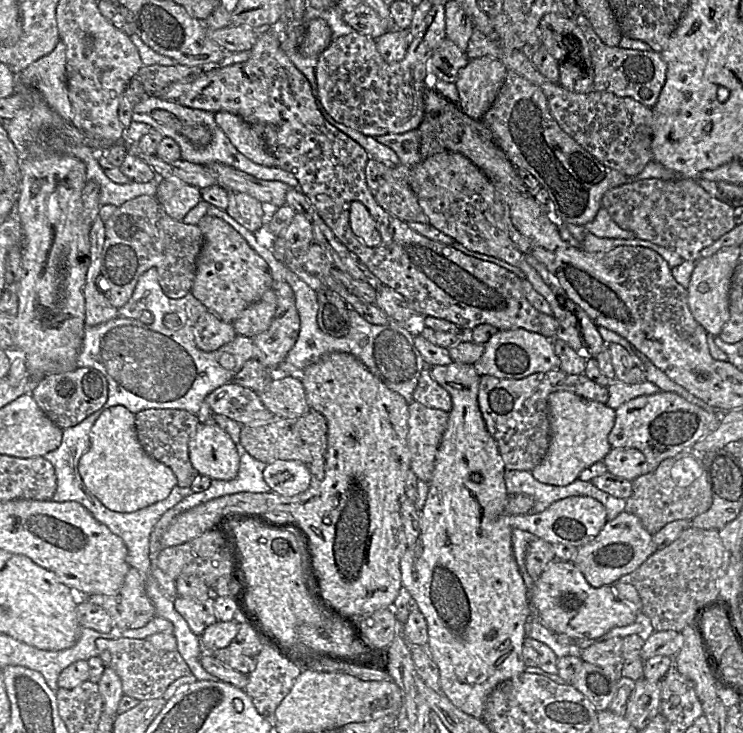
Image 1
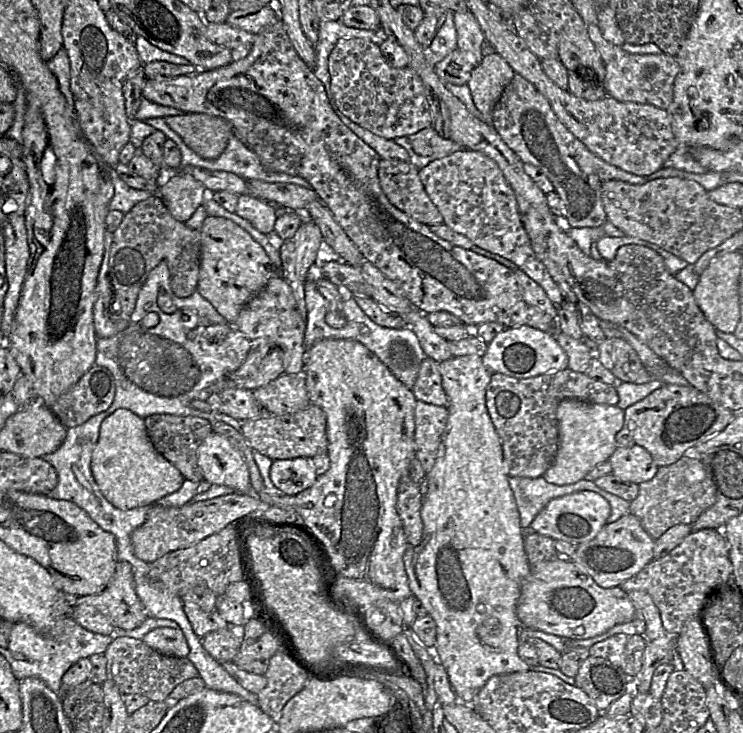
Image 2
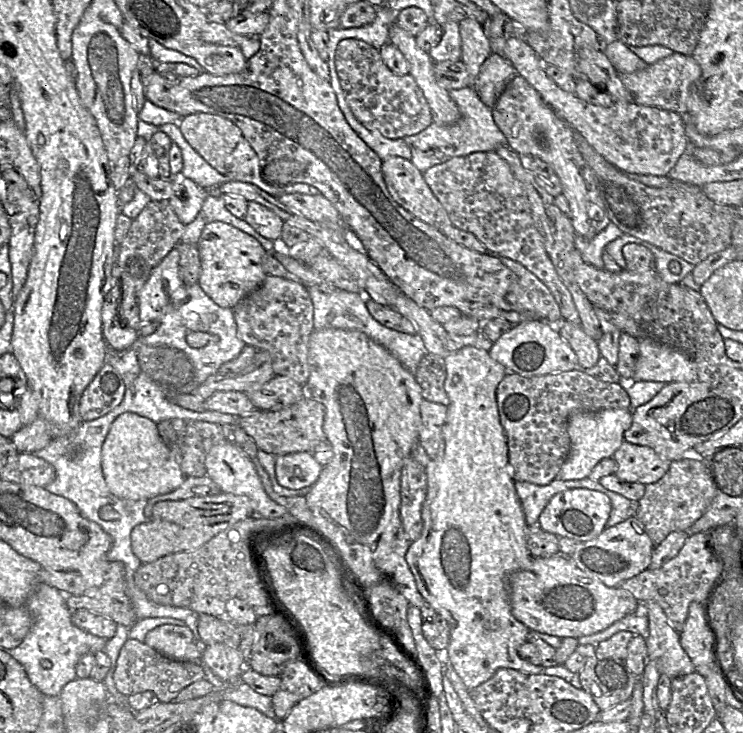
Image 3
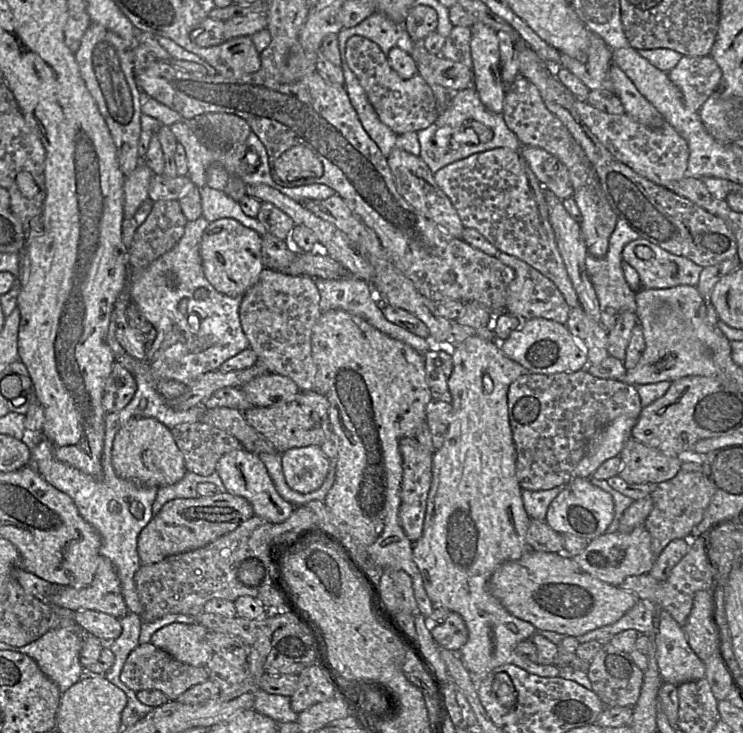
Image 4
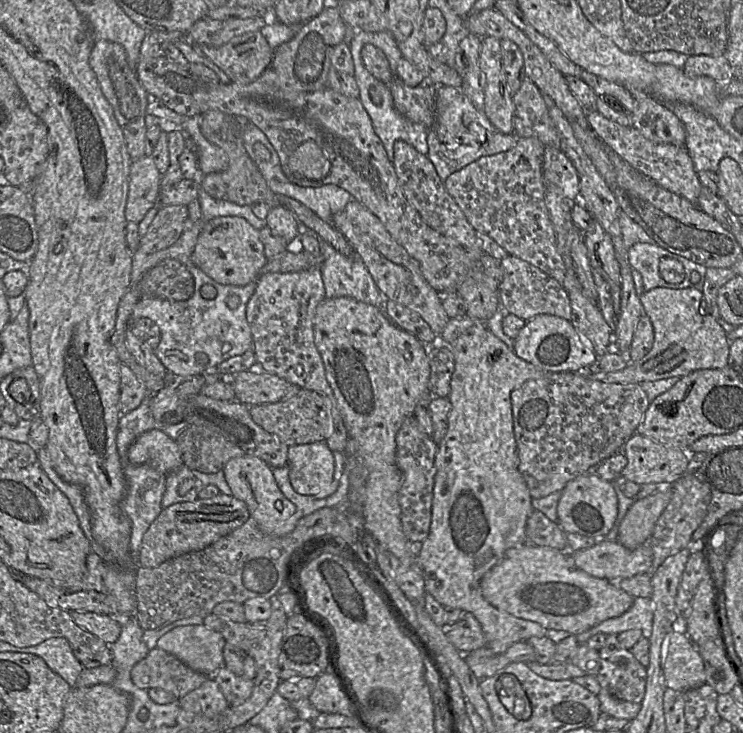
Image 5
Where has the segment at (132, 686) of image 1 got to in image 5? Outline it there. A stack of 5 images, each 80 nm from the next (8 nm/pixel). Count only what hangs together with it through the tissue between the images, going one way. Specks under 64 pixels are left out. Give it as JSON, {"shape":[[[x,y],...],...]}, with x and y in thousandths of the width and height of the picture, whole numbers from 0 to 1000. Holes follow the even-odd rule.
{"shape":[[[214,884],[205,885],[197,896],[176,913],[176,928],[188,940],[218,940],[236,950],[237,954],[269,937],[281,922],[261,915],[241,902],[236,895]]]}

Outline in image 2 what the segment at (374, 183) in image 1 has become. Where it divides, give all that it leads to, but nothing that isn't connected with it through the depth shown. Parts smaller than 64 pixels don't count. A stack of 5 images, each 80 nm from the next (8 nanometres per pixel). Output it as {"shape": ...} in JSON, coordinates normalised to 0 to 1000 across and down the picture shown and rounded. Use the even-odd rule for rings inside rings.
{"shape":[[[511,216],[509,243],[521,271],[533,284],[565,304],[598,306],[595,292],[572,261],[564,231],[550,220]]]}

